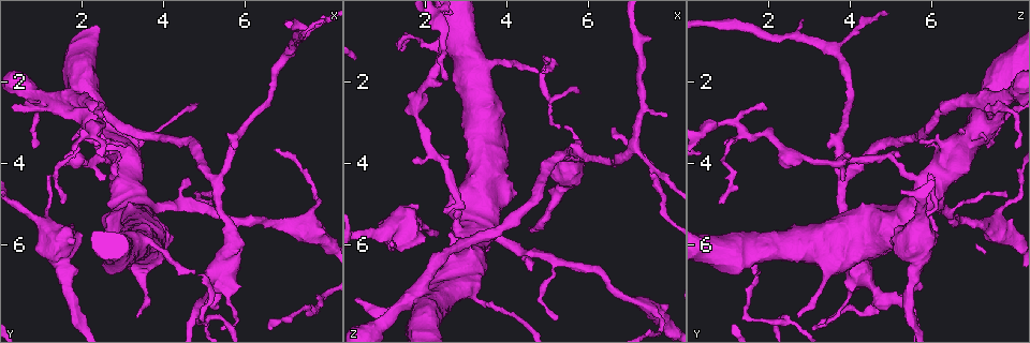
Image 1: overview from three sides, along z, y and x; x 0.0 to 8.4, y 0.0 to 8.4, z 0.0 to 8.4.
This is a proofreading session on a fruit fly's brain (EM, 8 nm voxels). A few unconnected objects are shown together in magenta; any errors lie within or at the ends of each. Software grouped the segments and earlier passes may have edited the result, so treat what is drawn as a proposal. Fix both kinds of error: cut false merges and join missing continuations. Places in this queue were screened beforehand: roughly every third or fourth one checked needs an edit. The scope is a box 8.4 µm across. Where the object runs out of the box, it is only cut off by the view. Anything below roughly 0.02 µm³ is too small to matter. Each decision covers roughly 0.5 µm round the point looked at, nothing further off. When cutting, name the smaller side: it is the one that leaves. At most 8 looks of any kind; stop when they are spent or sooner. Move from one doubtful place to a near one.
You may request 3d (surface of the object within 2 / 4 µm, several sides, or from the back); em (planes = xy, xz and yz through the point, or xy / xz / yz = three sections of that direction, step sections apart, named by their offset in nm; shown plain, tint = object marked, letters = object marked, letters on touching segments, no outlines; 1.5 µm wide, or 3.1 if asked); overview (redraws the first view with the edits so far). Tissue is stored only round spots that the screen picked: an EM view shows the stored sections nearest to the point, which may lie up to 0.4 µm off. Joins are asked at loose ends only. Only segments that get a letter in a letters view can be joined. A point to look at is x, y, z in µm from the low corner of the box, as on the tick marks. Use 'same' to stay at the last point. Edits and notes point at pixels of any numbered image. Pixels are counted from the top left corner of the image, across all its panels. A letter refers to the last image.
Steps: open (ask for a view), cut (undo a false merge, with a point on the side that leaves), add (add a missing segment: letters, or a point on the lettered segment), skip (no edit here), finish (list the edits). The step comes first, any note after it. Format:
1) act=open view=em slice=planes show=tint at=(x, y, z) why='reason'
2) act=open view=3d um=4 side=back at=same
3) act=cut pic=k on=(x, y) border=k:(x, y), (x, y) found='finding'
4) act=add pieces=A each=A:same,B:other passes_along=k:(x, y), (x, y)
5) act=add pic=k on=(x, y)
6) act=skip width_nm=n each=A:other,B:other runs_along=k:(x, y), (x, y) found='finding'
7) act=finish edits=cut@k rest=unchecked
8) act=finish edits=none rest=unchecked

act=open view=3d um=4 at=(1.55, 4.95, 0.85) why='thin end'

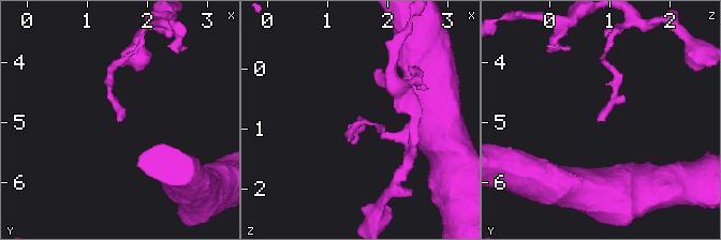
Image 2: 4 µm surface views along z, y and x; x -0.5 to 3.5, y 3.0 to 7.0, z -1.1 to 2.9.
act=open view=em slice=planes show=letters at=(1.55, 4.95, 0.80) why='need the tissue'

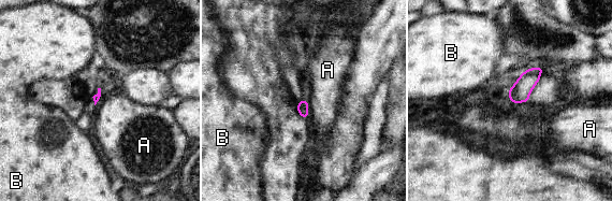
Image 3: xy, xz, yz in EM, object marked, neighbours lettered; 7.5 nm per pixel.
act=skip longest_contact=A:60nm each=A:other,B:other border=3:(308, 100), (309, 108) found='none of them fits'

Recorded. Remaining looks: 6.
act=open view=3d um=2 side=back at=(1.25, 4.35, 6.05) why='free end'

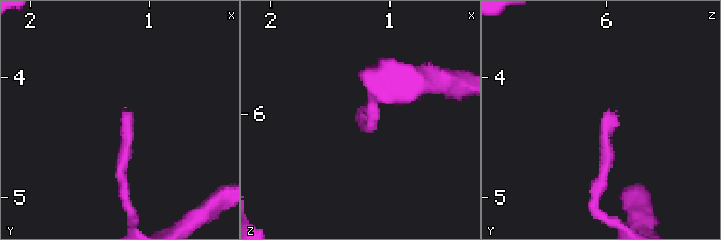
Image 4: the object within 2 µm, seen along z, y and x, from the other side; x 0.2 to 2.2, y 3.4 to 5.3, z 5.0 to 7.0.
act=open view=em slice=planes show=letters at=(1.20, 4.28, 6.02) why='shape alone is not enough'

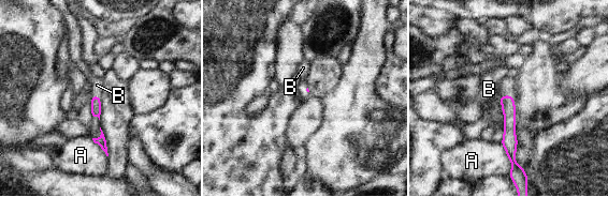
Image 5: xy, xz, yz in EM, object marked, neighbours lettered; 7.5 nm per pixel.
act=add pieces=B longest_contact=A:220nm each=A:other,B:same passes_along=5:(508, 105), (509, 95), (489, 89) found='it goes on there'

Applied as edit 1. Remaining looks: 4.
act=finish edits=add@5 rest=unchecked

